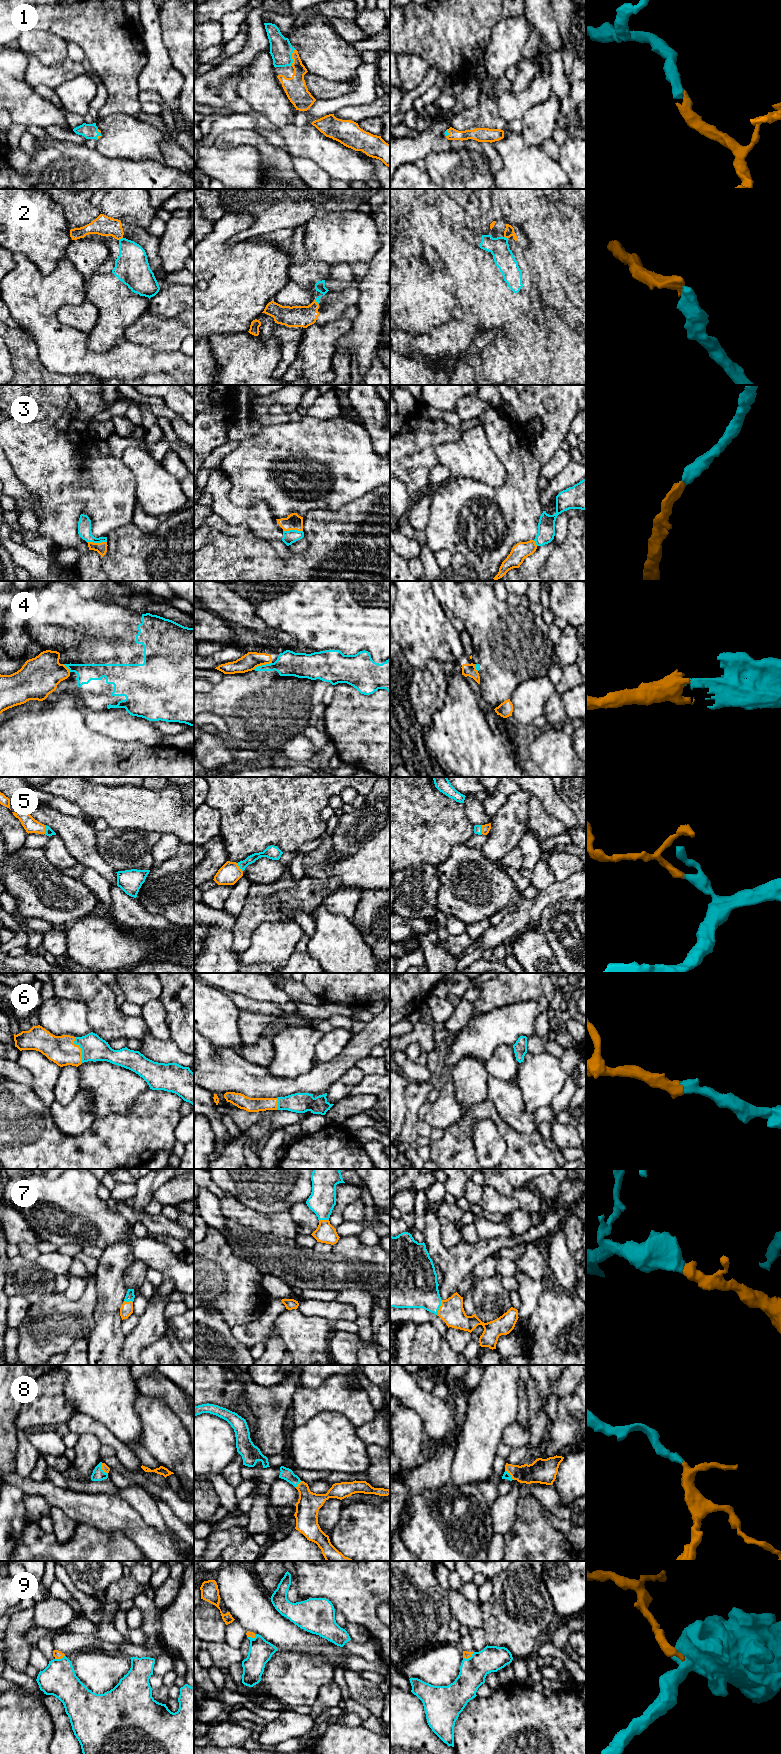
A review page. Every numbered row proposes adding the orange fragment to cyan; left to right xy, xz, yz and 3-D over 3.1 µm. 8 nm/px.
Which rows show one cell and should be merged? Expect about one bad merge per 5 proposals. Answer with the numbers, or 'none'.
1, 3, 5, 6, 7, 8

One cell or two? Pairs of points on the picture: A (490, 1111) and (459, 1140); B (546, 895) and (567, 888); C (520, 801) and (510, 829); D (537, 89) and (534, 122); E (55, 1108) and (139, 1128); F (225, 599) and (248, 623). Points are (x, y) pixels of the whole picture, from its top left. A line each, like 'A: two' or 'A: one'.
A: one
B: one
C: one
D: two
E: two
F: one

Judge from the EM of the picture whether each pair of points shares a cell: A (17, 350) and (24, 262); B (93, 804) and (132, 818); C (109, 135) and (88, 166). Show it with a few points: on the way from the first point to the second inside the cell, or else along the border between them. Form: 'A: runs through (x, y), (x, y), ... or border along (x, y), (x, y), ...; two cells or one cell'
A: border along (18, 326), (36, 343); two cells
B: runs through (103, 804), (115, 804), (122, 808); one cell
C: border along (95, 148), (106, 156), (120, 159); two cells

